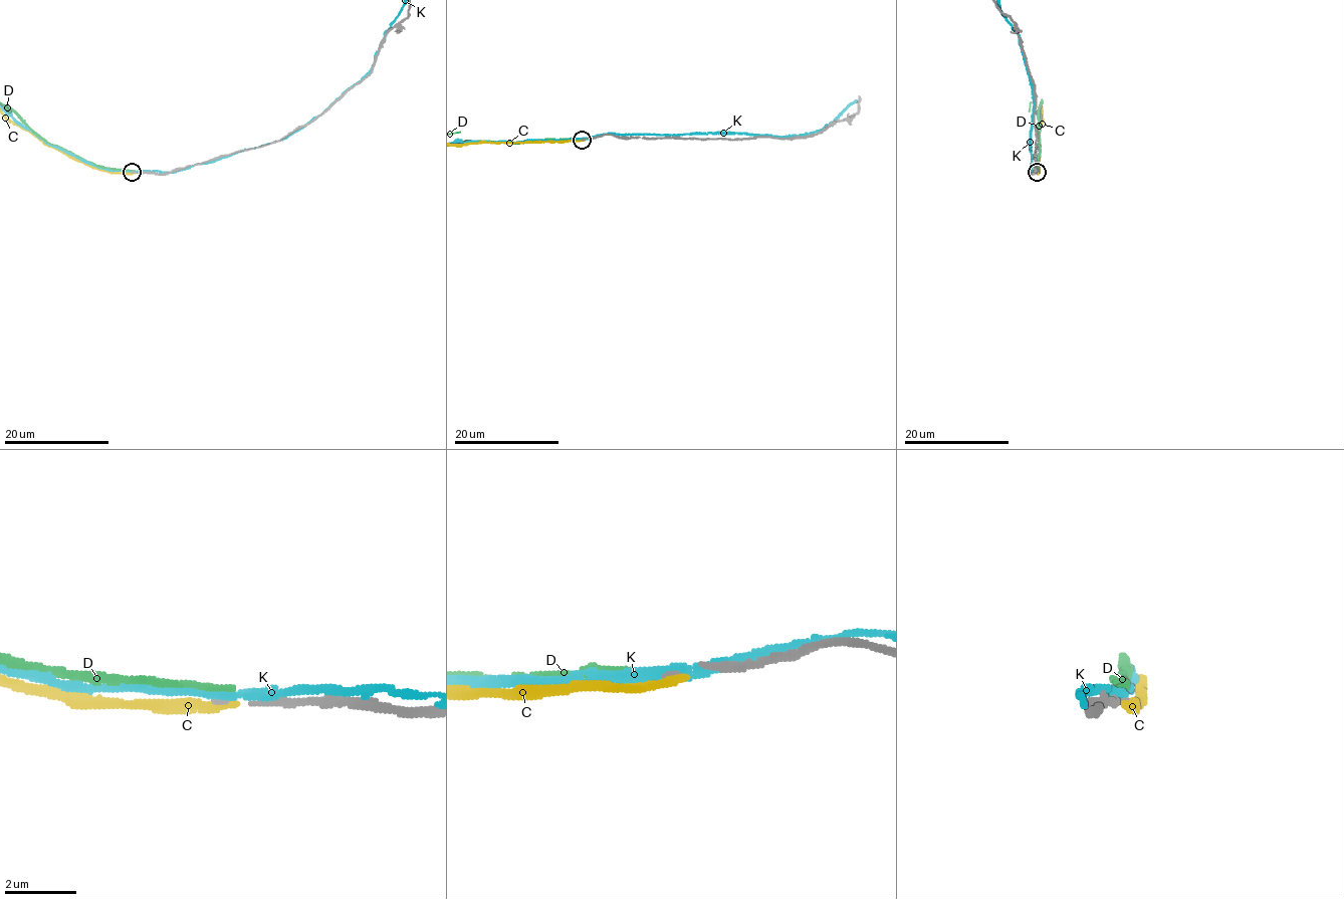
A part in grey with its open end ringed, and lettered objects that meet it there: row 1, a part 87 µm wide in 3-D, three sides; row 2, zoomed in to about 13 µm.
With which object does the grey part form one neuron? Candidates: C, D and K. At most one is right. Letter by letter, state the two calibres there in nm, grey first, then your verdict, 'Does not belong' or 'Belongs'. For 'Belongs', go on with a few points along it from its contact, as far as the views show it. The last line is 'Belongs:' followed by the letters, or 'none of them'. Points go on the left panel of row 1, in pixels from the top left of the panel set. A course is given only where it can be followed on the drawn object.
C: Thickness 170 nm (grey) against 280 nm. Does not belong
D: Thickness 180 nm (grey) against 240 nm. Does not belong
K: Thickness 170 nm (grey) against 240 nm. Does not belong
Belongs: none of them

